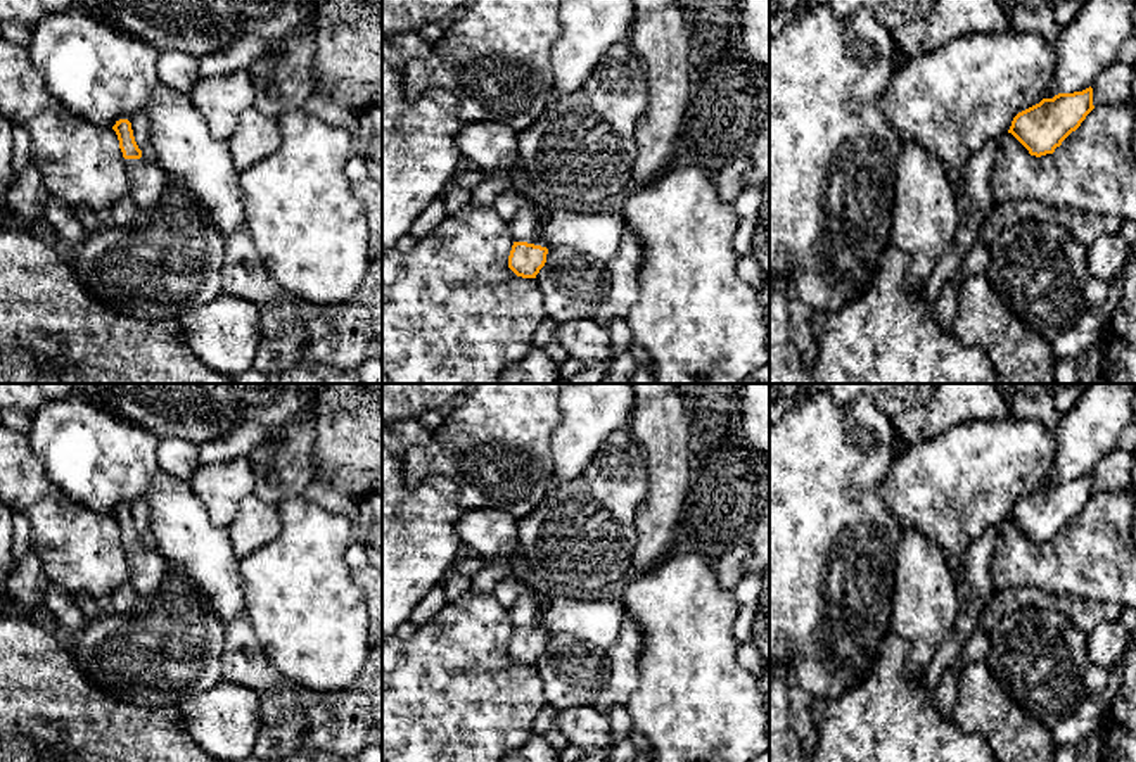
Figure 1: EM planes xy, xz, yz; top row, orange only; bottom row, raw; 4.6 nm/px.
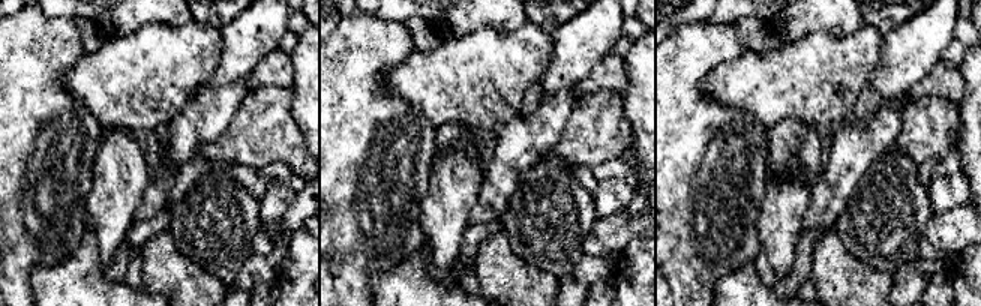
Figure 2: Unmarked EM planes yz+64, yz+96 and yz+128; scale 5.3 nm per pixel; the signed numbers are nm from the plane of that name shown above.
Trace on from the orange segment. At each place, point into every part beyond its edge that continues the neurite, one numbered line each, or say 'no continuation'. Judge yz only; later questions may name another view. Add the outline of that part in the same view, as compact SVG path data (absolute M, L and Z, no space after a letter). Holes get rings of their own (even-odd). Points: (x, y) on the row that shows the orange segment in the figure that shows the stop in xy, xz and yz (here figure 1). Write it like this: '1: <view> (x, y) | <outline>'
no continuation

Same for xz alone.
1: xz (526, 225) | M536 202L534 206L519 209L508 221L514 242L527 242L548 249L548 244L541 233L543 228L539 204L541 202Z

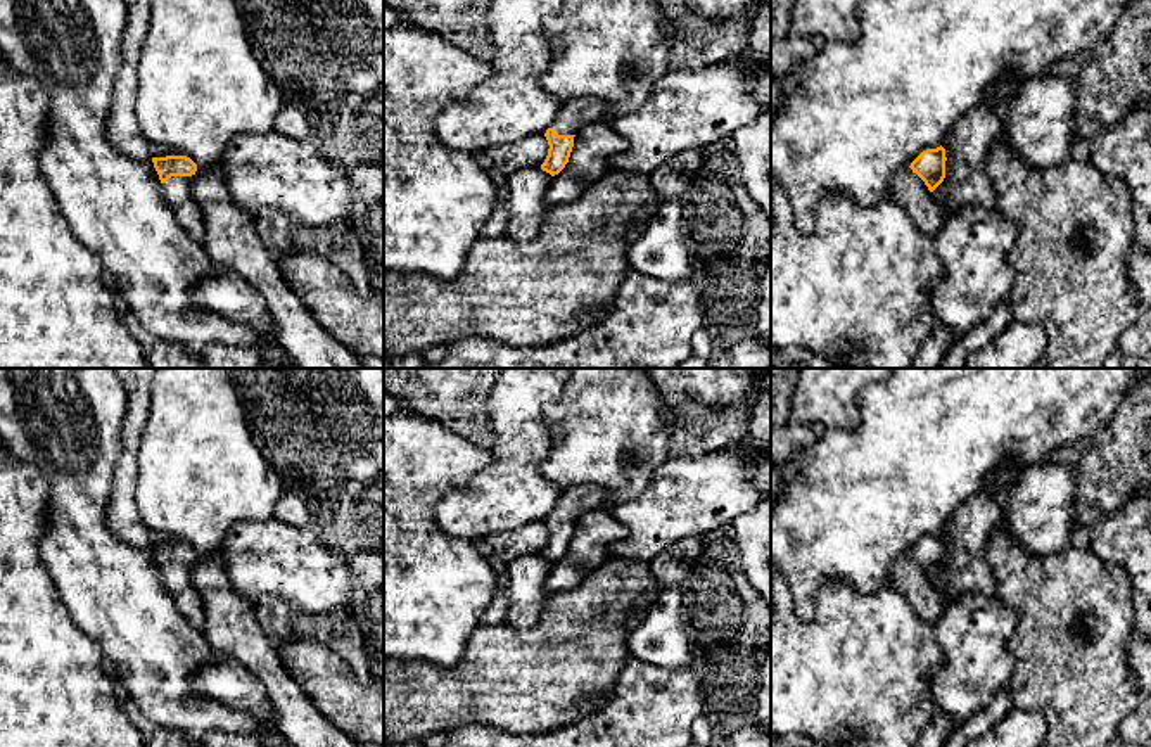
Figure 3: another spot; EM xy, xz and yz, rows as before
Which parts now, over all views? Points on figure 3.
1: xy (178, 191) | M195 175L171 176L166 183L162 183L162 192L181 227L195 242L202 244L206 237L206 225L202 211L194 199L194 180Z

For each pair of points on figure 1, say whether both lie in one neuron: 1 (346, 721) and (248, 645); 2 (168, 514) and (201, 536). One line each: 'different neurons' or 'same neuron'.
1: same neuron
2: same neuron

